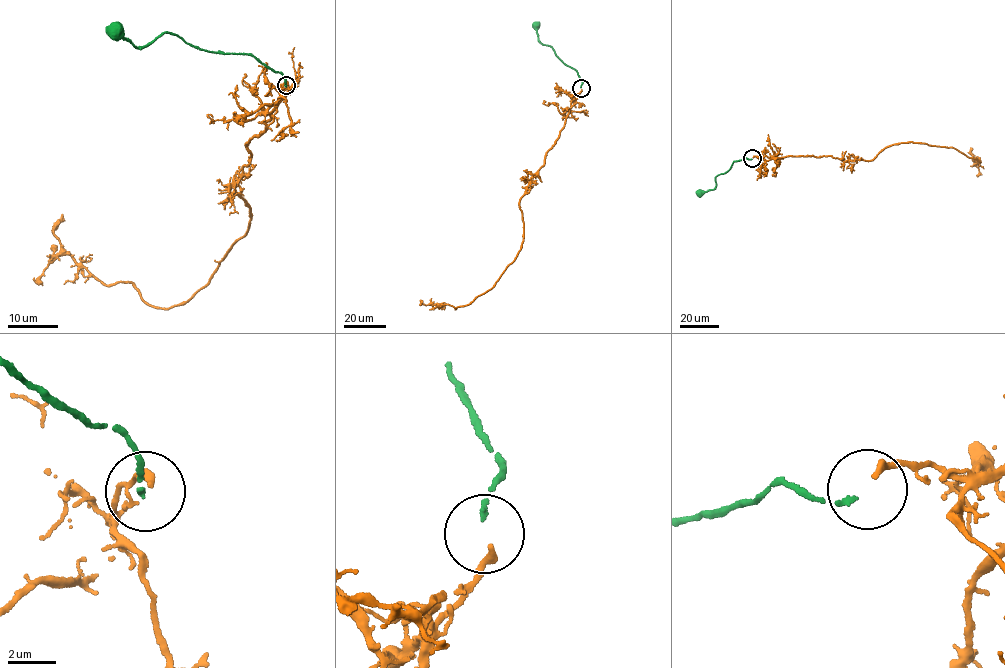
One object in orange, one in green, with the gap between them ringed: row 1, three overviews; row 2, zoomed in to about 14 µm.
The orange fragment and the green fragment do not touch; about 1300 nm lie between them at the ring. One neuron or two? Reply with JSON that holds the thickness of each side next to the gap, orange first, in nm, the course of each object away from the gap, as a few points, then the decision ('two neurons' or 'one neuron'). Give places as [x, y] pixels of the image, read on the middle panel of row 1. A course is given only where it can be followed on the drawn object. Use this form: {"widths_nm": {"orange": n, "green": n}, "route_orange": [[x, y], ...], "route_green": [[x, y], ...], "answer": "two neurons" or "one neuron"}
{"widths_nm": {"orange": 320, "green": 170}, "route_orange": [[581, 89], [544, 164], [520, 199], [523, 239], [516, 258], [492, 287], [467, 304], [455, 308], [420, 300]], "route_green": [[581, 87], [582, 82], [576, 71], [563, 62], [552, 48], [539, 40], [536, 25]], "answer": "two neurons"}

